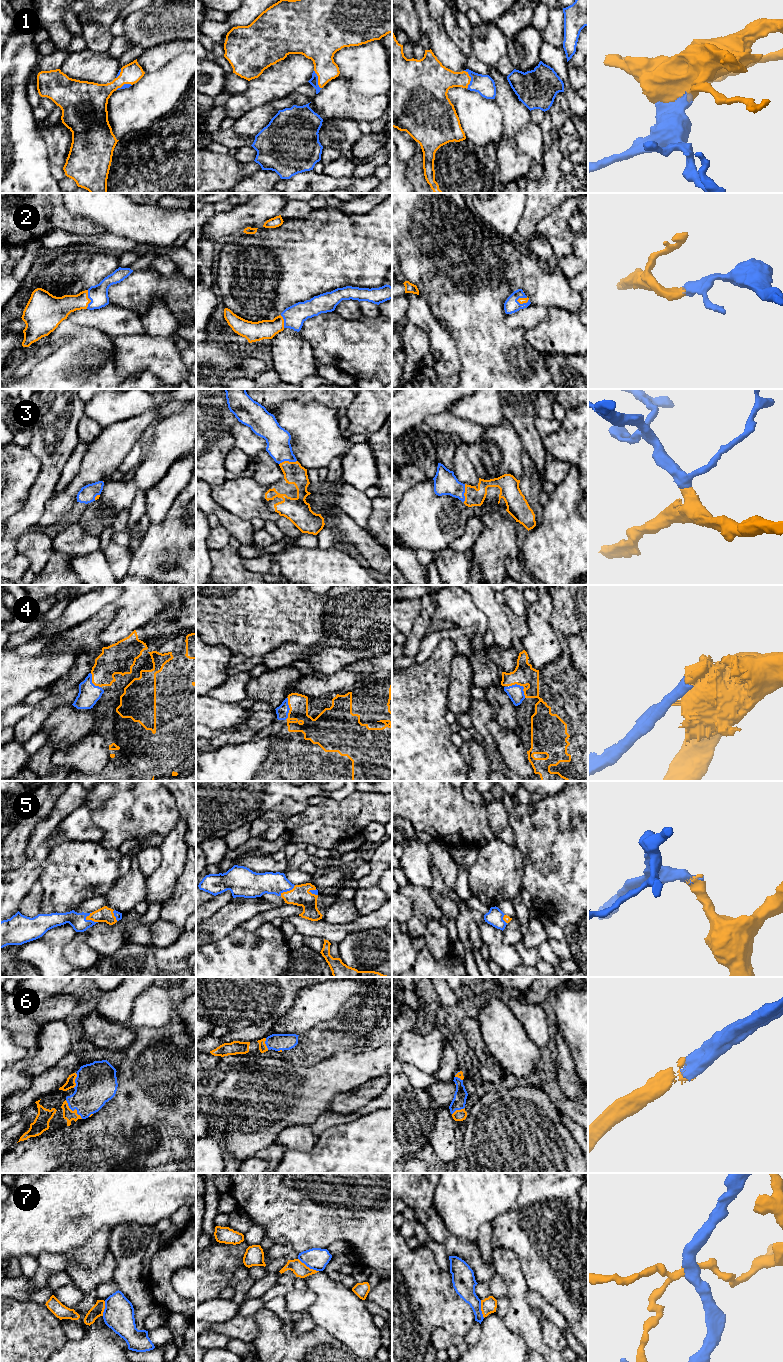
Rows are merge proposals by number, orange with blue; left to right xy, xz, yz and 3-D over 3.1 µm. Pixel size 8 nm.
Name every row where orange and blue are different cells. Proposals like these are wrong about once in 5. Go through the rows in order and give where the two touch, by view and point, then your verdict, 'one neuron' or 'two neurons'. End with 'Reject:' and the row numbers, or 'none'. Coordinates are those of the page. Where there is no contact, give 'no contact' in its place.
1: meets orange in yz at (470, 79); one neuron
2: meets orange in xy at (89, 299); one neuron
3: meets orange in xz at (287, 461); one neuron
4: meets orange in yz at (521, 685); two neurons
5: meets orange in xy at (91, 919); one neuron
6: meets orange in xy at (74, 1110); one neuron
7: meets orange in xz at (308, 1267); two neurons
Reject: 4, 7

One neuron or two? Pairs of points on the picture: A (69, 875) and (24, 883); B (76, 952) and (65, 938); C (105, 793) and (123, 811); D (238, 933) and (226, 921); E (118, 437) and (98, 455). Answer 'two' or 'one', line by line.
A: two
B: two
C: two
D: two
E: one

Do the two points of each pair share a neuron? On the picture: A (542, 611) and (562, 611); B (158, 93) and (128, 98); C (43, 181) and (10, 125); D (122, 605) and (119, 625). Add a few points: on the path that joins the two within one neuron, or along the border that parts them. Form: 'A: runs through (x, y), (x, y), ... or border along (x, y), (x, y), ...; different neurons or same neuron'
A: border along (549, 595), (552, 601), (550, 625), (556, 631); different neurons
B: runs through (151, 98), (135, 98); same neuron
C: runs through (29, 167), (10, 148), (10, 139); same neuron
D: runs through (123, 610), (123, 620); same neuron

